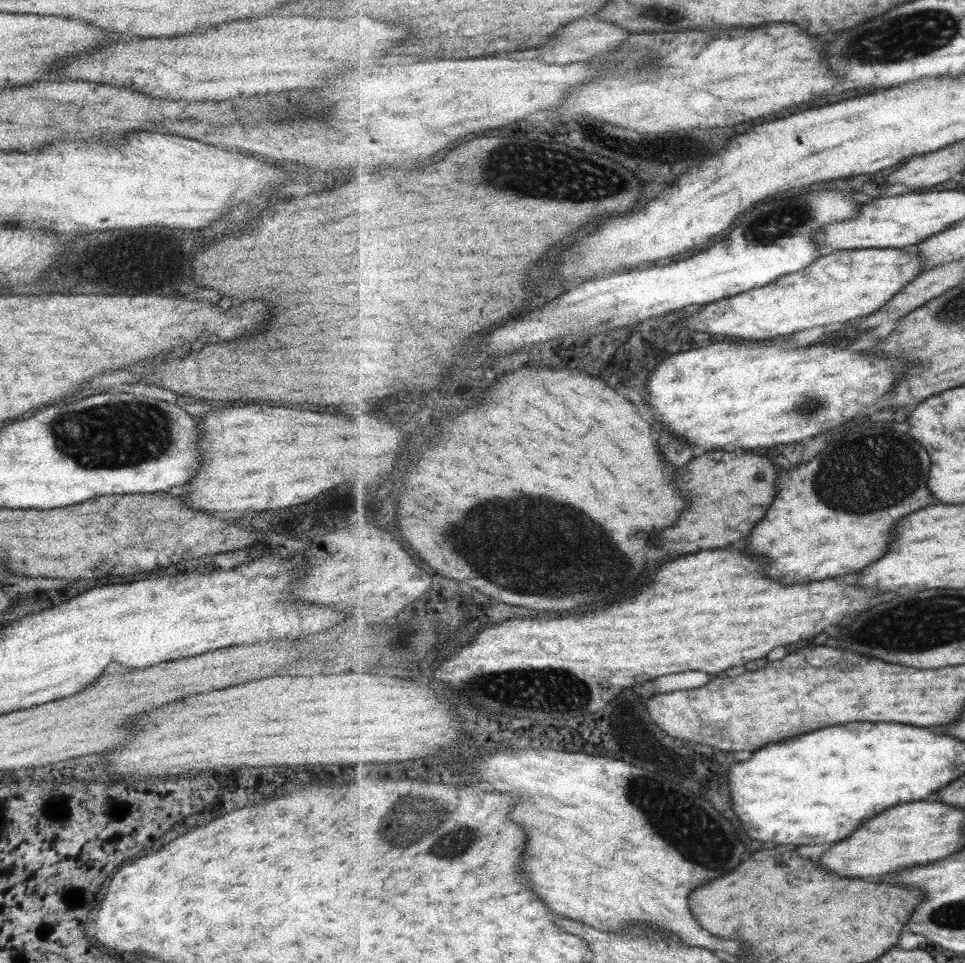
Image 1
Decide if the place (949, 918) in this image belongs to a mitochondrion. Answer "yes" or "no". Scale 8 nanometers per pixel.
yes

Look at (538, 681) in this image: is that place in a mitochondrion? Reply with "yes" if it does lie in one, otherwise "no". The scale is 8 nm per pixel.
yes

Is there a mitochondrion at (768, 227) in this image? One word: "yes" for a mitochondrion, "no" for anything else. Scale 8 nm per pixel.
yes

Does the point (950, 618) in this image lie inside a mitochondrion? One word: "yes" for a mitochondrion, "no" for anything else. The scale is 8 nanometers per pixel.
yes

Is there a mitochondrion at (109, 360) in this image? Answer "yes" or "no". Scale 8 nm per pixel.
no

